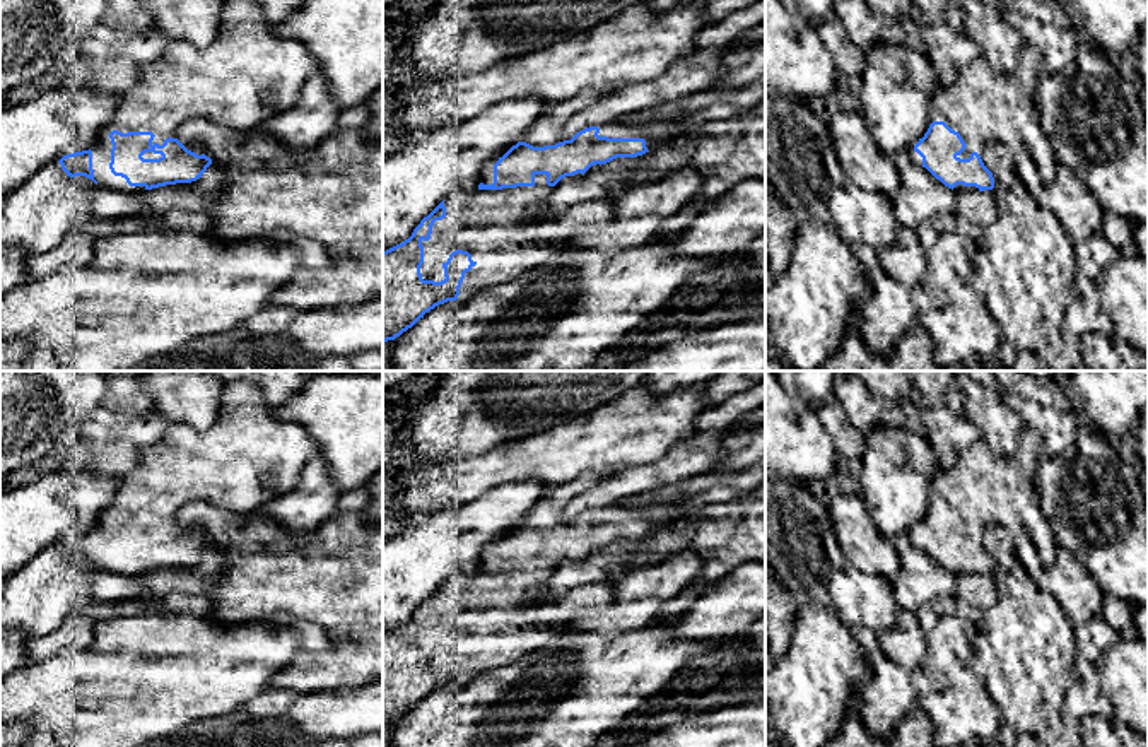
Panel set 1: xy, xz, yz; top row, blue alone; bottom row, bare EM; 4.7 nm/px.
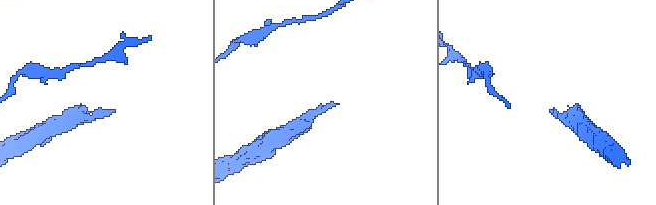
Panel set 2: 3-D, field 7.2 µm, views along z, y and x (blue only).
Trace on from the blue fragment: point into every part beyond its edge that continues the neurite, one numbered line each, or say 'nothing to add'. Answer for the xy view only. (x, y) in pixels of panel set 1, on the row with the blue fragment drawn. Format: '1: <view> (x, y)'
1: xy (250, 74)

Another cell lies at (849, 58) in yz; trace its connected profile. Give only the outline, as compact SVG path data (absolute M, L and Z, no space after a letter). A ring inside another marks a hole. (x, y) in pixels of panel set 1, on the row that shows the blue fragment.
M837 15L818 19L813 26L832 55L837 70L849 79L859 79L864 68L864 51L852 43Z

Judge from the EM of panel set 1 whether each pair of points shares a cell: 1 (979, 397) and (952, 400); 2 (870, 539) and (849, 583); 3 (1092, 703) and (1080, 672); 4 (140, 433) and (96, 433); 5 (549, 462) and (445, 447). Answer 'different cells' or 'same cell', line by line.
1: different cells
2: different cells
3: same cell
4: same cell
5: different cells

